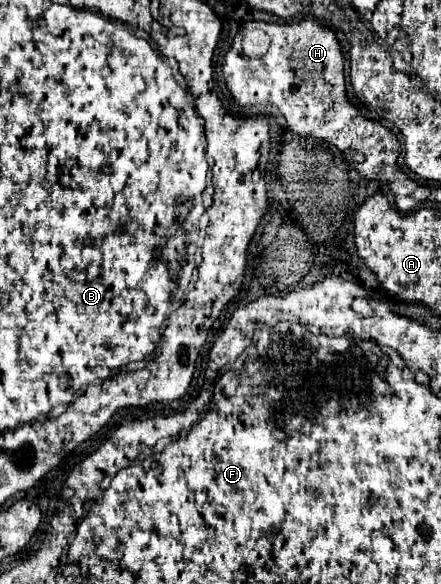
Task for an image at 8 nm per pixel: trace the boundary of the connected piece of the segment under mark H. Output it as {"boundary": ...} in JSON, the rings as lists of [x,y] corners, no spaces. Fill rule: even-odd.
{"boundary":[[[301,20],[297,24],[283,24],[283,26],[267,24],[267,22],[249,22],[245,26],[245,30],[253,30],[253,28],[261,28],[271,38],[271,46],[265,56],[249,58],[241,50],[243,32],[235,38],[231,50],[225,56],[225,64],[223,64],[223,78],[227,82],[227,88],[235,96],[235,100],[243,106],[267,104],[267,102],[277,106],[281,110],[281,114],[285,116],[291,132],[301,134],[301,136],[313,136],[313,138],[335,144],[349,158],[347,162],[357,172],[361,172],[369,180],[379,180],[391,188],[399,210],[403,210],[403,212],[413,210],[417,206],[417,200],[407,200],[407,182],[403,182],[403,178],[401,178],[403,172],[397,164],[399,150],[401,150],[397,136],[389,128],[385,128],[381,122],[373,122],[373,120],[365,118],[347,98],[347,86],[345,86],[345,74],[343,74],[345,60],[343,60],[343,50],[341,50],[341,44],[339,44],[335,32],[331,28],[325,28],[317,20]]]}

